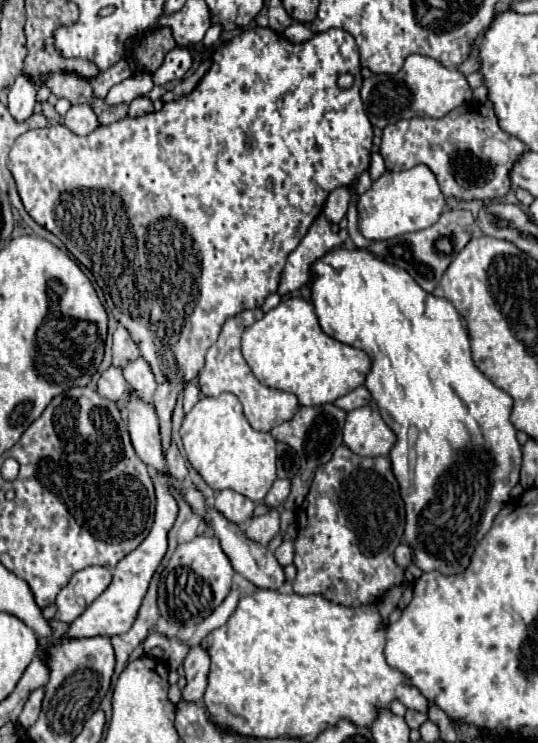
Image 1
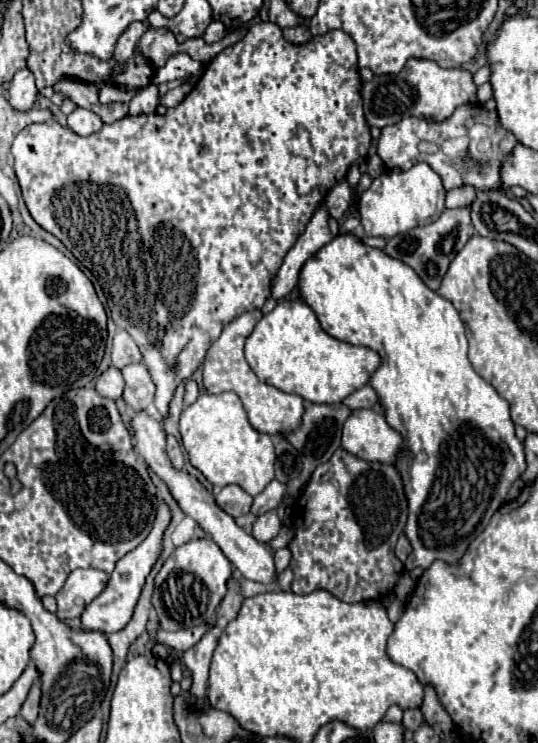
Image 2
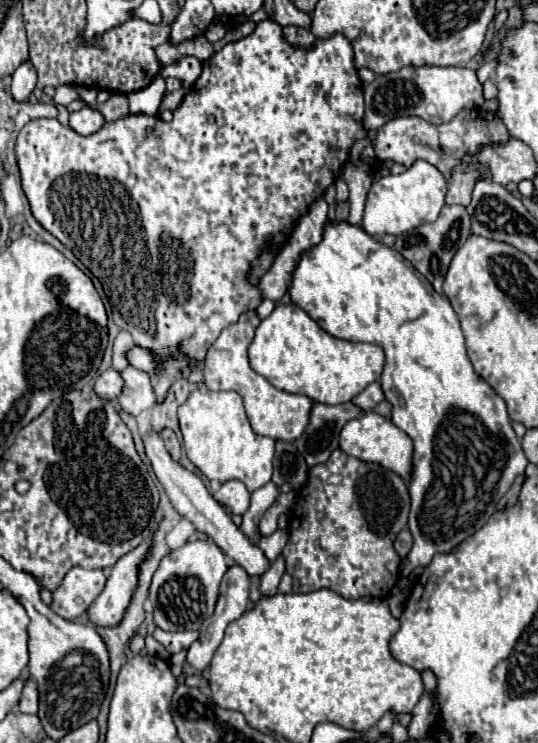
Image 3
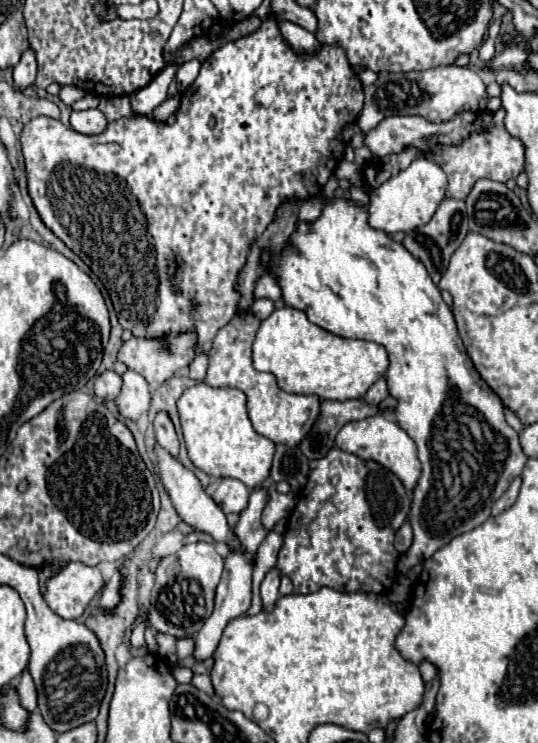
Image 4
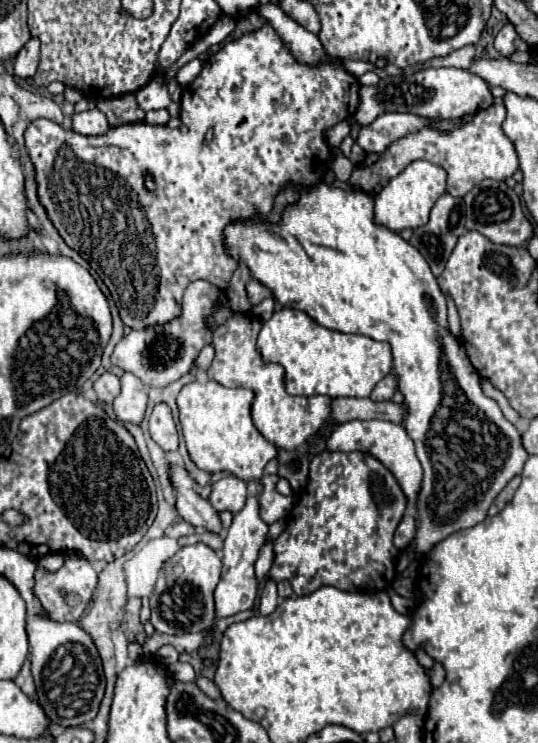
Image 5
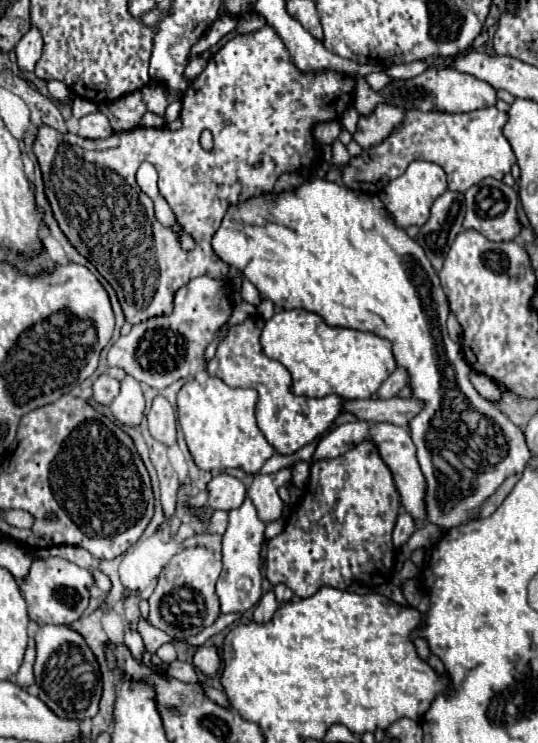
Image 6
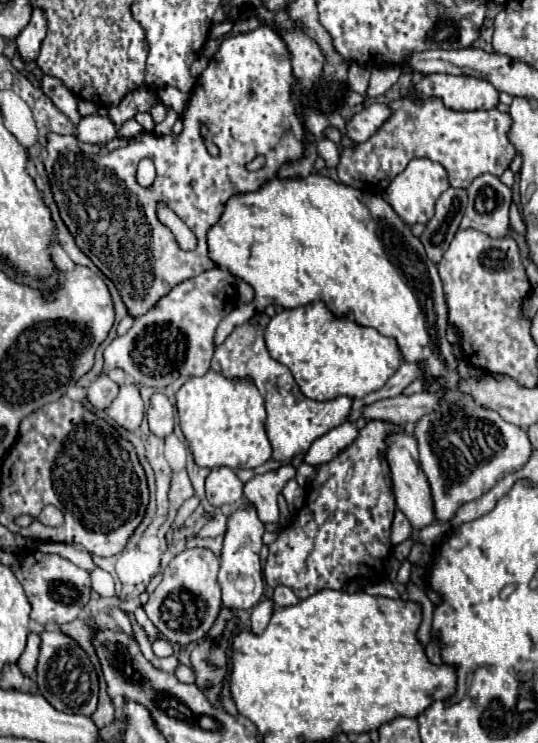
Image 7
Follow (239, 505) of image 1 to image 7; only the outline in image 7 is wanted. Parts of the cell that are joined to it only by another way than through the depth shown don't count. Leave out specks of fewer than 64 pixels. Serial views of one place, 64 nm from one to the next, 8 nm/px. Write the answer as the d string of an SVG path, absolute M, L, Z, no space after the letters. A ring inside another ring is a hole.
M216 468L206 478L206 500L214 508L238 504L244 496L242 490L244 490L244 484L230 468Z

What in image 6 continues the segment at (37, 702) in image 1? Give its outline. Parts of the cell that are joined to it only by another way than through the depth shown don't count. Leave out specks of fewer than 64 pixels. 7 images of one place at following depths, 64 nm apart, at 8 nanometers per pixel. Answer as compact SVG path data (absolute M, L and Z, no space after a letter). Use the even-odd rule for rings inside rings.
M30 640L28 650L26 650L26 656L24 656L24 662L22 662L22 666L20 666L18 674L14 676L14 678L16 678L16 684L18 684L20 688L28 688L28 686L32 686L32 684L34 684L34 674L32 674L34 654L36 654L36 652L34 652L34 642Z

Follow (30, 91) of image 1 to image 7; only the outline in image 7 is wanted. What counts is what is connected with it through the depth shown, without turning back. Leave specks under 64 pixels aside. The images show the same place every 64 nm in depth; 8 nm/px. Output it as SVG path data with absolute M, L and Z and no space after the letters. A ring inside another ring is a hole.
M34 10L32 12L32 20L28 22L28 26L20 32L20 36L16 38L16 46L18 46L18 54L20 58L30 64L38 58L40 54L40 44L46 36L46 20L42 16L42 10Z

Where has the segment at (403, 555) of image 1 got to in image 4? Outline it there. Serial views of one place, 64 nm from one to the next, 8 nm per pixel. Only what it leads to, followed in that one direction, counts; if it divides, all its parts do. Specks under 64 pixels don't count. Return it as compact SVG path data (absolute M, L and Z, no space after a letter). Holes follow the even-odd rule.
M406 520L406 522L404 522L404 526L396 532L394 548L396 548L400 554L404 554L410 546L412 546L412 528L410 528L410 524L408 524L408 520Z

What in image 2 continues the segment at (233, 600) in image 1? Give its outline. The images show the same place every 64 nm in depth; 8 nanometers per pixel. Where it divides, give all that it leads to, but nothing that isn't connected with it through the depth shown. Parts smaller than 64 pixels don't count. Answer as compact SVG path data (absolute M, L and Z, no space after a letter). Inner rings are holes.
M204 622L192 630L178 630L178 632L168 632L168 630L158 630L156 638L174 650L182 650L186 652L188 648L192 648L196 642L202 640L202 636L208 632L208 628L212 628L212 622Z

